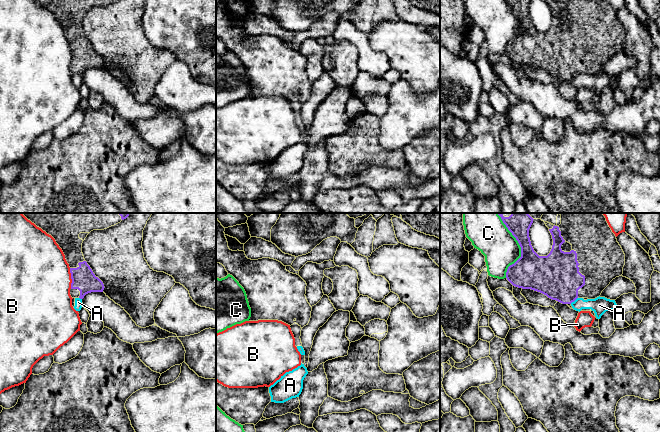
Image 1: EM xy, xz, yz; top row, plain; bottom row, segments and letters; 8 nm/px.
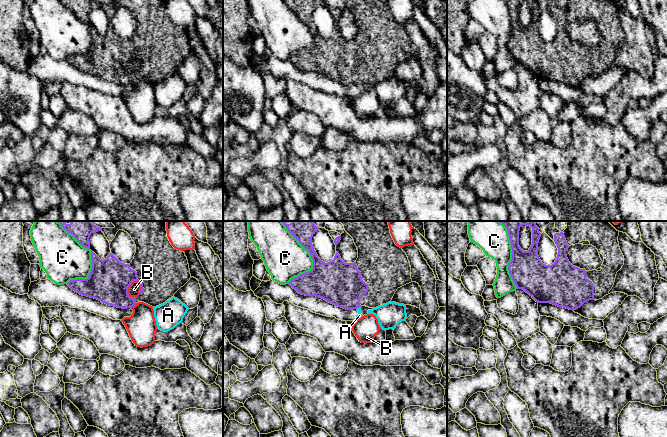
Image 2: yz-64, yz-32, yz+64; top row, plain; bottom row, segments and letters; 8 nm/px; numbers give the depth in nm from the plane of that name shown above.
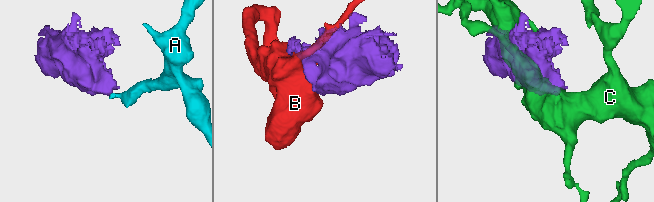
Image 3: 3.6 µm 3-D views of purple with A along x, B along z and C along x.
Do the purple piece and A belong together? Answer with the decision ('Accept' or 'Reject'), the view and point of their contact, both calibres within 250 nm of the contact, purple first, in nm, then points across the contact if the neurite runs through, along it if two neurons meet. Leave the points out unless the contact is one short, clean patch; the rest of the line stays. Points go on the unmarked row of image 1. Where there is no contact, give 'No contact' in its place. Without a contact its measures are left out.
Reject. Touches purple at yz (573, 77). Thickness 360 nm (purple) against 140 nm. Boundary: yz (577, 73), (570, 79)

